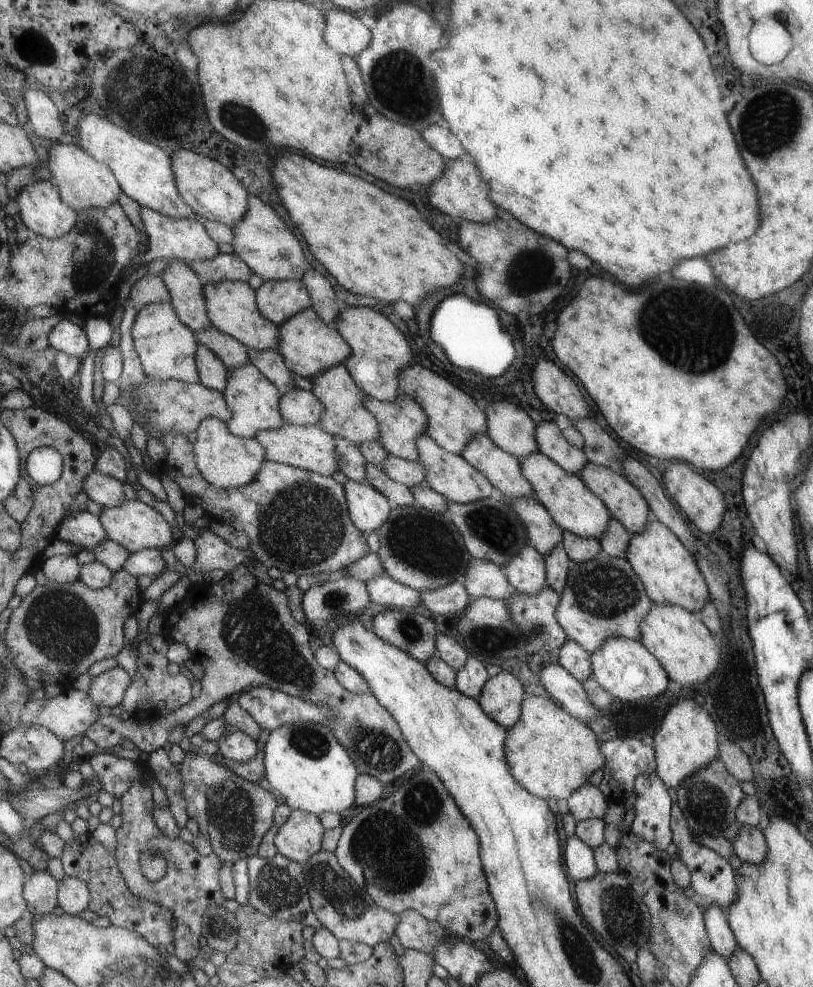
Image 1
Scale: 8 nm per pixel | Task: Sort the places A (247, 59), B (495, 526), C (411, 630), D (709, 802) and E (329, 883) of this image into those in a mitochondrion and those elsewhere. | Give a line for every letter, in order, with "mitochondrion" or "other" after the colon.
A: other
B: mitochondrion
C: mitochondrion
D: mitochondrion
E: mitochondrion

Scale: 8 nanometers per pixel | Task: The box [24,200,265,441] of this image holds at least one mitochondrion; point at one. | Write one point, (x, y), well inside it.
(94, 251)

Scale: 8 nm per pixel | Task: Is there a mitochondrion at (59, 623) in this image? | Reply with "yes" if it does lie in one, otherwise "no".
yes

